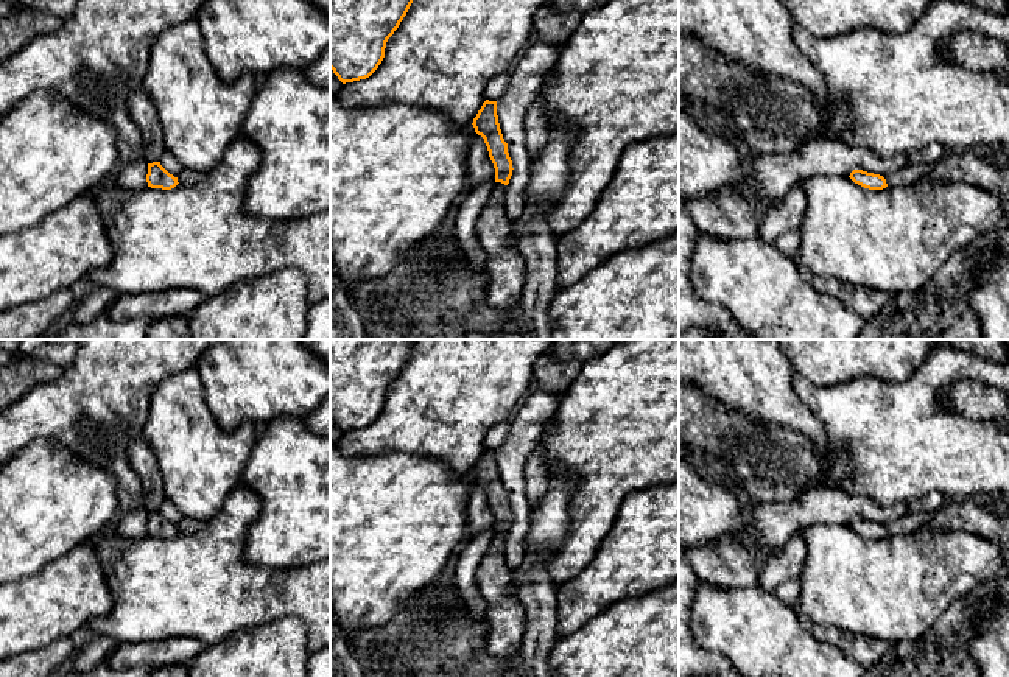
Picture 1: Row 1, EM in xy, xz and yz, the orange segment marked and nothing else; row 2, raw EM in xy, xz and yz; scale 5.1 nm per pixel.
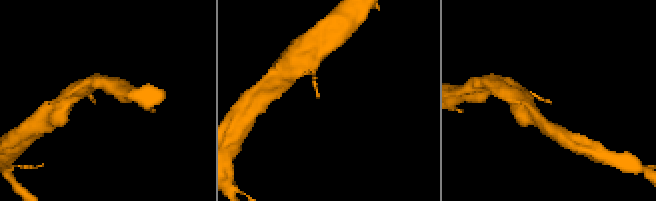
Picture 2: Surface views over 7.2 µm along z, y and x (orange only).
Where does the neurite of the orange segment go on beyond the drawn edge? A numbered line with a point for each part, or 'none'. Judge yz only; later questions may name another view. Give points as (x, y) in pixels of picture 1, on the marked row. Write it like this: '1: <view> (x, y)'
1: yz (916, 170)

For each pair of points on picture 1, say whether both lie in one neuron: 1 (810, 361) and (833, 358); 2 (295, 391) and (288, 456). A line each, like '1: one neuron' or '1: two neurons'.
1: one neuron
2: two neurons

